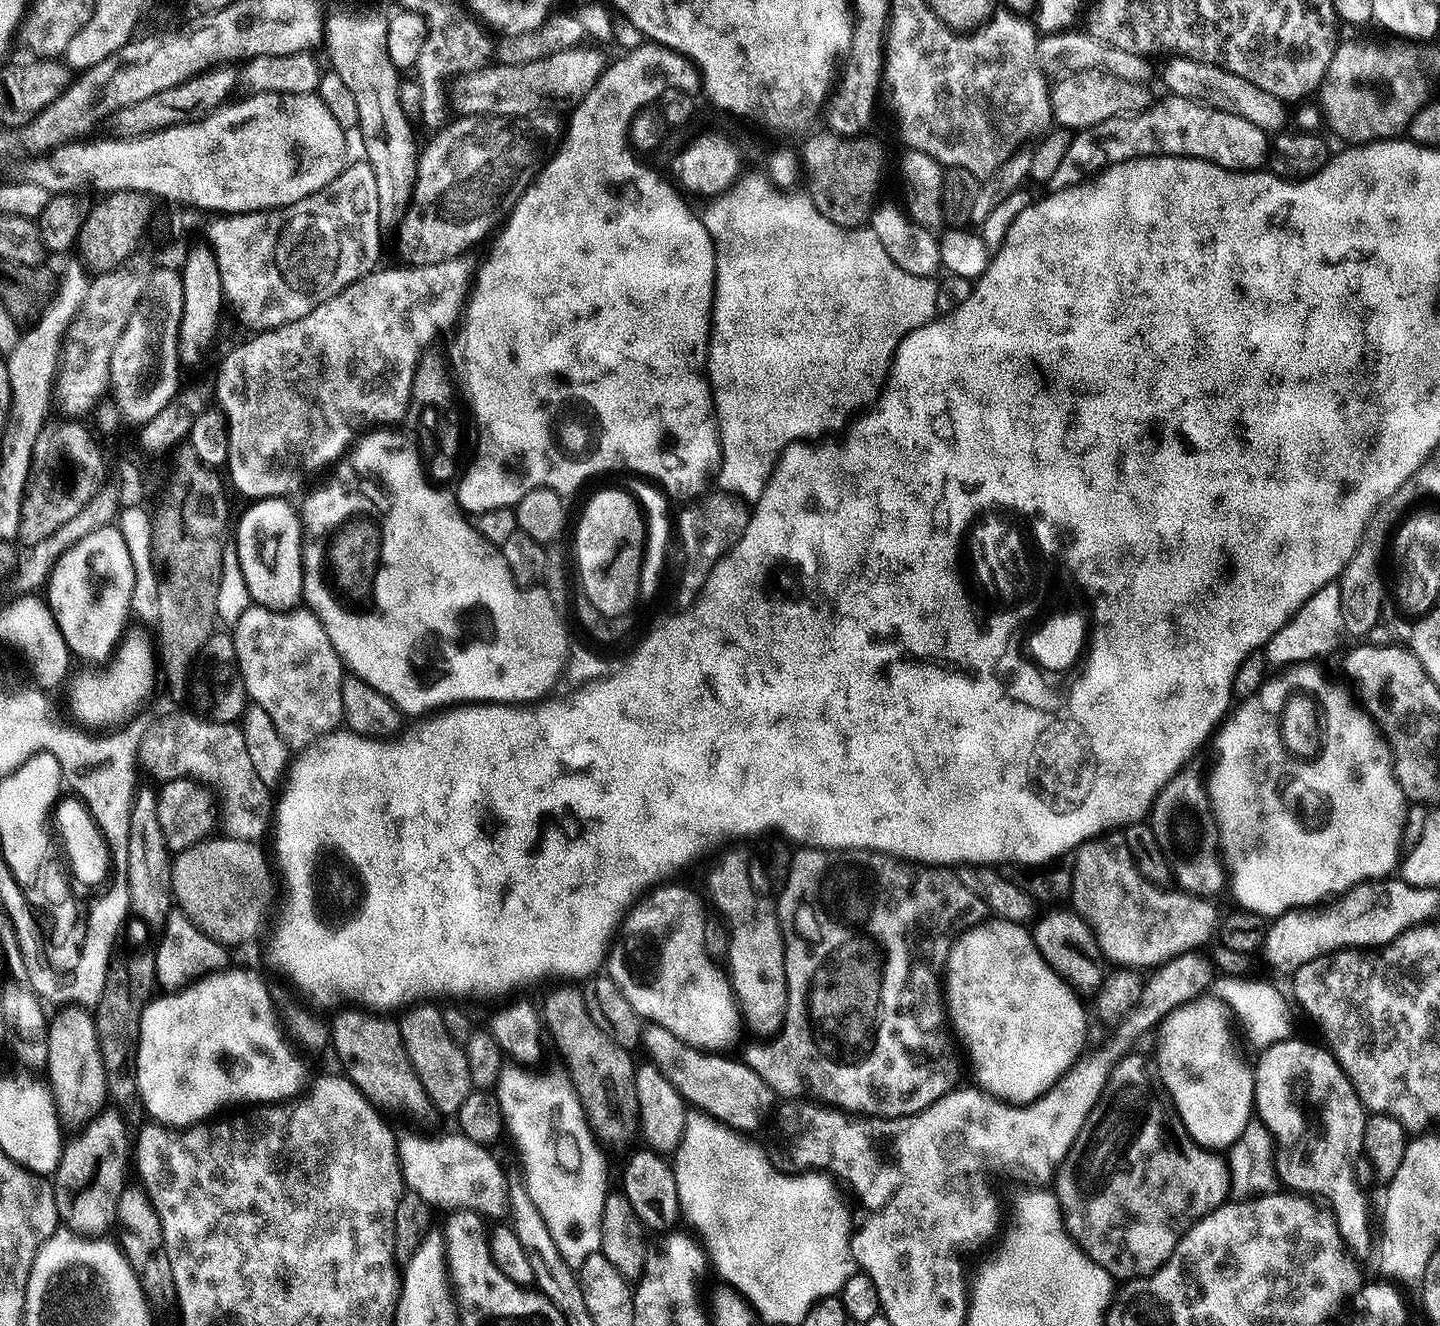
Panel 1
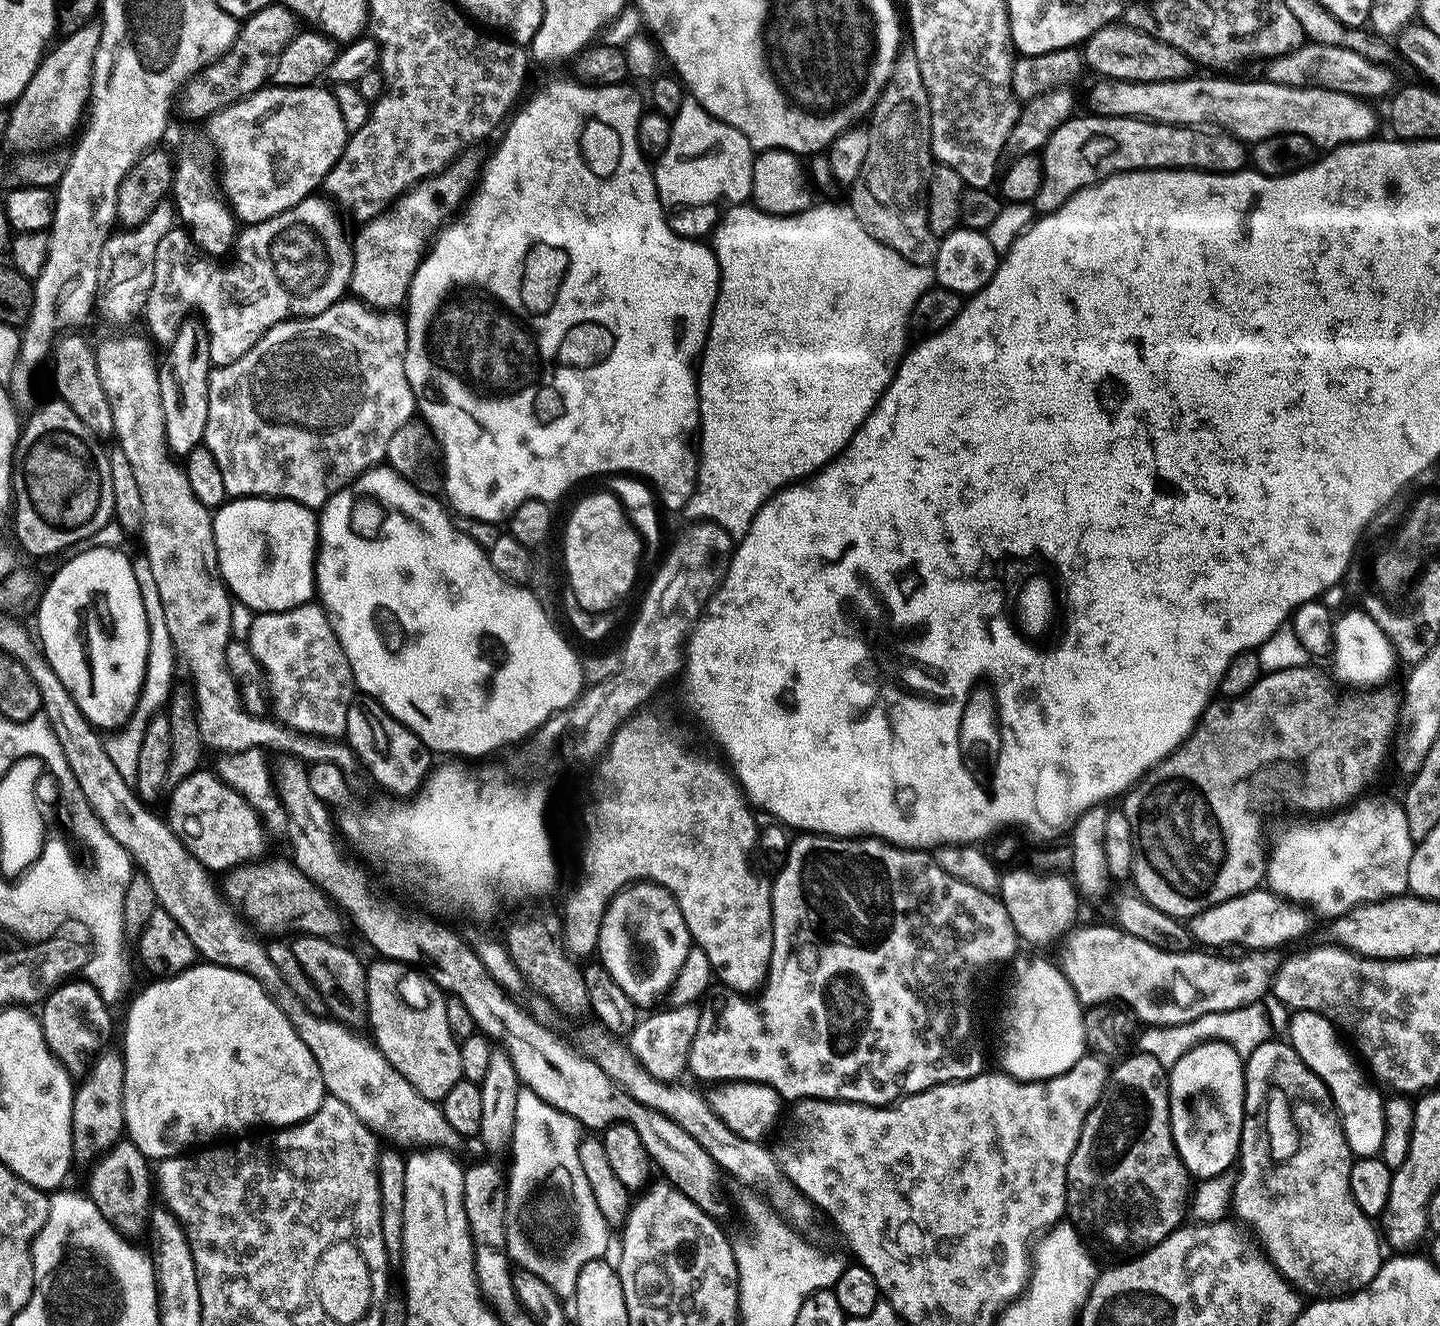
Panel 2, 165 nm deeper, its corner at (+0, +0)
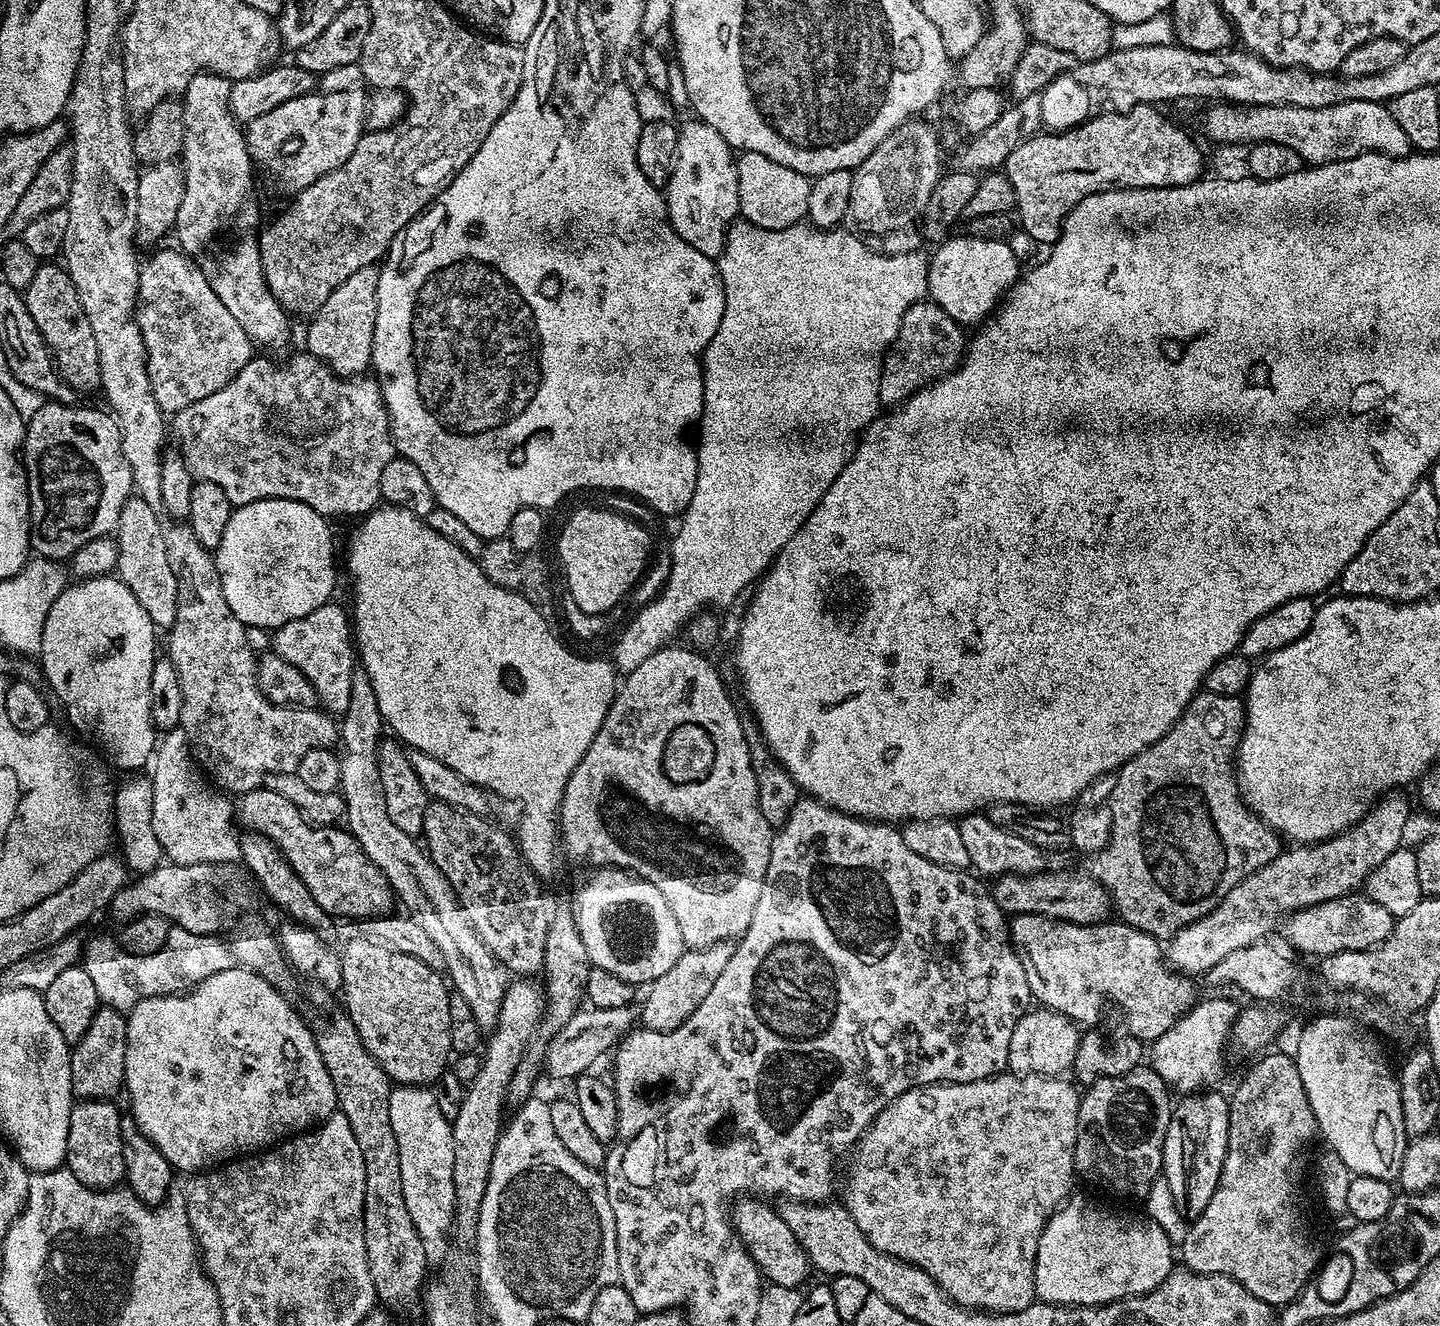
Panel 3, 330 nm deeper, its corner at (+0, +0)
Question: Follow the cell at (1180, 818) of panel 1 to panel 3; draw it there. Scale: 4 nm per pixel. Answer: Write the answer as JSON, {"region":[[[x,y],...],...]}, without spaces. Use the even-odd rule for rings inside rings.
{"region":[[[1201,690],[1197,692],[1194,699],[1188,703],[1186,710],[1170,726],[1170,730],[1158,742],[1154,742],[1148,748],[1143,748],[1137,756],[1130,758],[1118,770],[1118,786],[1114,786],[1114,794],[1110,801],[1112,810],[1112,837],[1103,850],[1091,857],[1091,876],[1100,883],[1111,896],[1111,903],[1115,911],[1120,911],[1119,919],[1128,924],[1131,928],[1136,928],[1140,932],[1145,932],[1148,936],[1157,938],[1171,938],[1178,930],[1193,924],[1198,918],[1210,914],[1250,874],[1254,874],[1262,866],[1266,866],[1280,855],[1282,851],[1281,837],[1275,828],[1268,827],[1247,804],[1240,794],[1238,783],[1238,749],[1240,738],[1244,735],[1244,718],[1246,715],[1246,704],[1240,696],[1226,697],[1223,694],[1214,694]]]}

